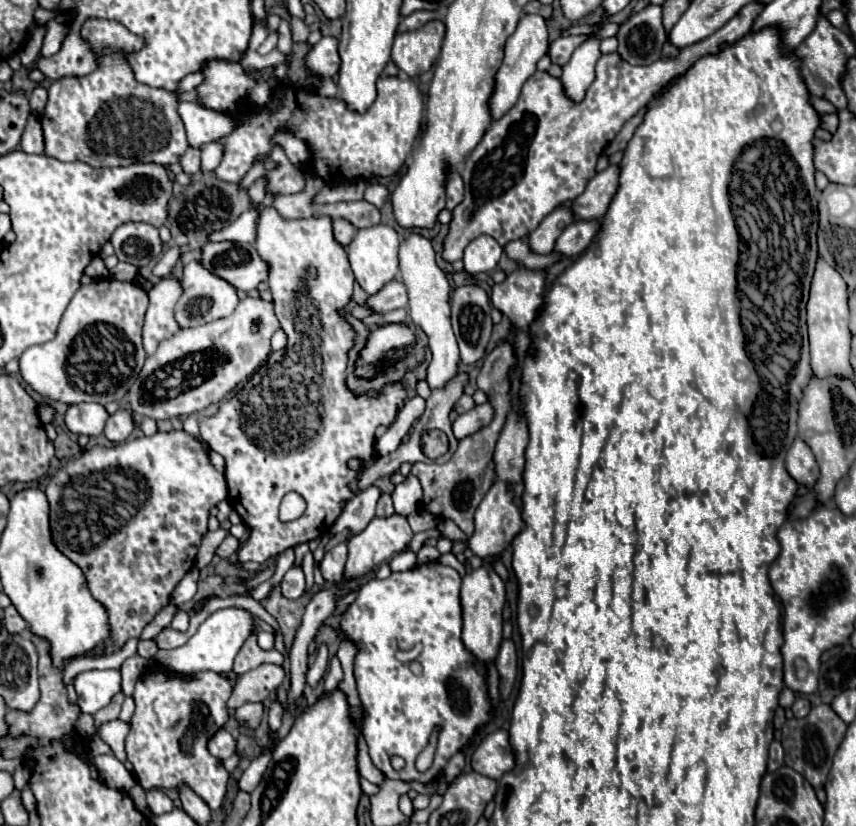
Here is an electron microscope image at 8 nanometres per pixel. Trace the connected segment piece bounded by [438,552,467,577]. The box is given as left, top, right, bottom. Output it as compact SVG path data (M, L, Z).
M453 553L441 555L438 559L439 563L454 568L461 577L467 574L464 565L458 561L457 557Z

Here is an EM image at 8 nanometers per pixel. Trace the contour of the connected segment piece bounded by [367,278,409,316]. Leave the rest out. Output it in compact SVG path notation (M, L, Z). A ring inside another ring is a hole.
M395 278L393 282L387 282L383 286L381 292L369 296L367 300L367 306L373 308L379 316L387 314L389 310L395 310L395 308L405 308L409 302L409 296L407 296L407 286Z

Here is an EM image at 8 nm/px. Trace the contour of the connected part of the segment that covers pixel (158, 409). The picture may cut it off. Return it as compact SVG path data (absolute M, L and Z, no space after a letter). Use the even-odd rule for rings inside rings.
M245 298L227 318L179 330L173 338L161 342L153 358L145 360L137 382L129 390L131 410L137 416L171 420L221 402L239 384L249 380L263 362L267 362L271 352L269 340L275 330L279 330L279 320L273 302L263 298Z

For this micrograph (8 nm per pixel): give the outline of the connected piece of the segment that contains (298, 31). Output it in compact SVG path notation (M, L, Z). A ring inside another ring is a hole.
M291 18L291 28L293 28L293 42L305 42L307 36L309 36L309 32L313 30L311 26L307 26L299 18Z

